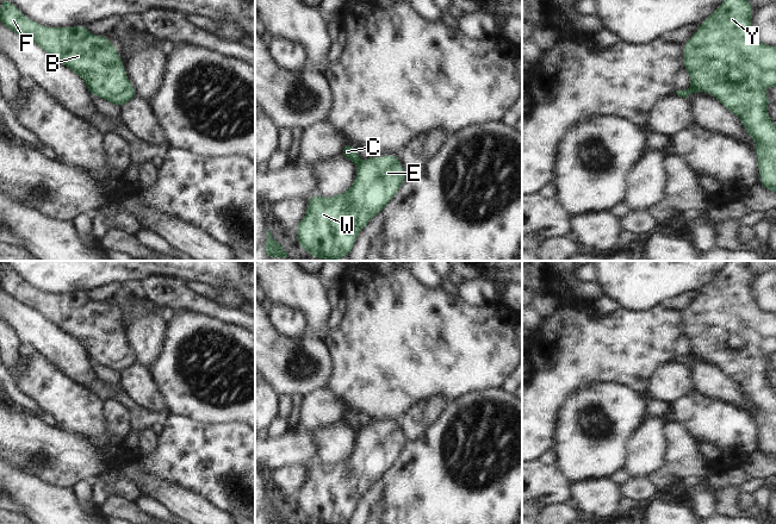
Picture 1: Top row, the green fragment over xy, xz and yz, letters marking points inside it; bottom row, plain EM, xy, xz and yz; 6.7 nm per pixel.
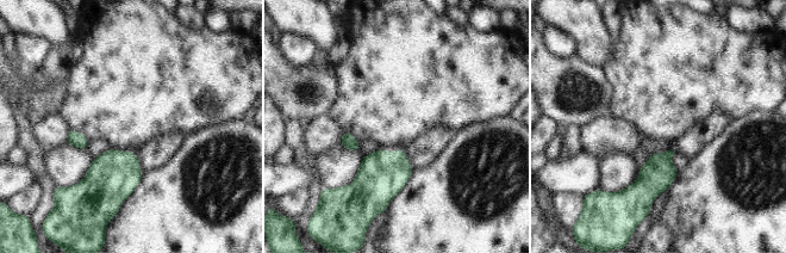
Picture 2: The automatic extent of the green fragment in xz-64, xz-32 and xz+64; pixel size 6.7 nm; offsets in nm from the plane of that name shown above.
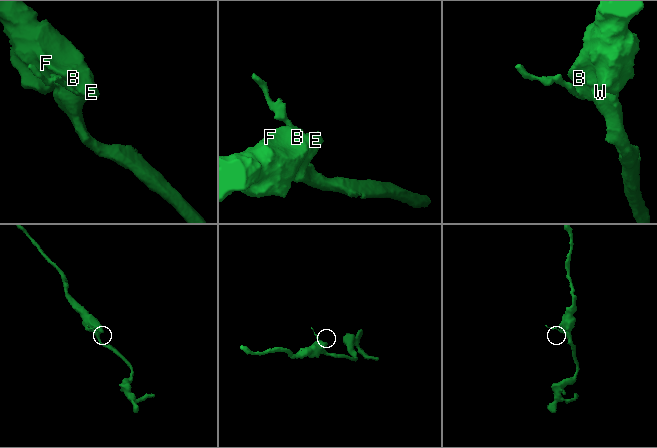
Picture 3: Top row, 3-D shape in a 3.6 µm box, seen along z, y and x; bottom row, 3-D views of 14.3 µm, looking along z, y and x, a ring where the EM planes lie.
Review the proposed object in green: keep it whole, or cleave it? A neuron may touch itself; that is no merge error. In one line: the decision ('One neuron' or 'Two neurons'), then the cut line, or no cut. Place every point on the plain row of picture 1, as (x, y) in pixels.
Two neurons. Split along xz (361, 428), (357, 432)

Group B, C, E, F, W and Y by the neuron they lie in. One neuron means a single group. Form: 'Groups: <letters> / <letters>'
Groups: B E F W Y / C

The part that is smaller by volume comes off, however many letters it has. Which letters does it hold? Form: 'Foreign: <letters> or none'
Foreign: C

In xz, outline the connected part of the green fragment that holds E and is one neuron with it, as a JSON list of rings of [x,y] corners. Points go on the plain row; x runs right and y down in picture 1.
[[[397,422],[361,428],[356,442],[347,458],[308,467],[306,481],[296,499],[308,520],[348,523],[359,499],[393,466],[406,444]]]

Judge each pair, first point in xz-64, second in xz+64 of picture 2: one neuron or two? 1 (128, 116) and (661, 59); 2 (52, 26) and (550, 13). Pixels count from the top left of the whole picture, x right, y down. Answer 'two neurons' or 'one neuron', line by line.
1: one neuron
2: one neuron

